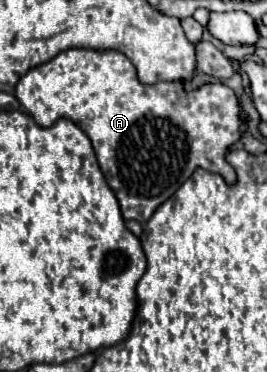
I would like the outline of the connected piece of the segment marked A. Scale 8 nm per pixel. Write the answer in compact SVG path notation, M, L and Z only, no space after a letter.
M68 49L22 75L16 85L16 97L40 127L50 127L56 119L68 117L90 137L98 165L116 193L124 219L146 223L156 207L170 199L198 167L222 175L228 185L236 183L236 171L226 161L226 153L240 139L240 125L248 121L248 115L240 109L234 91L222 83L208 83L190 93L180 81L142 85L134 65L120 51Z

